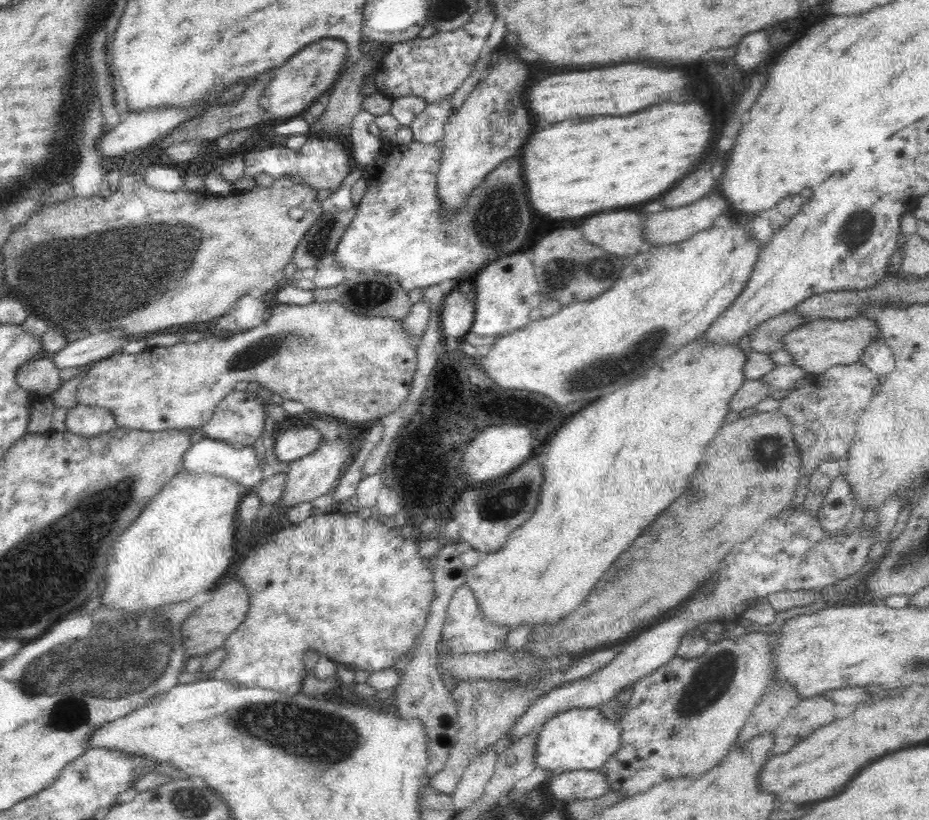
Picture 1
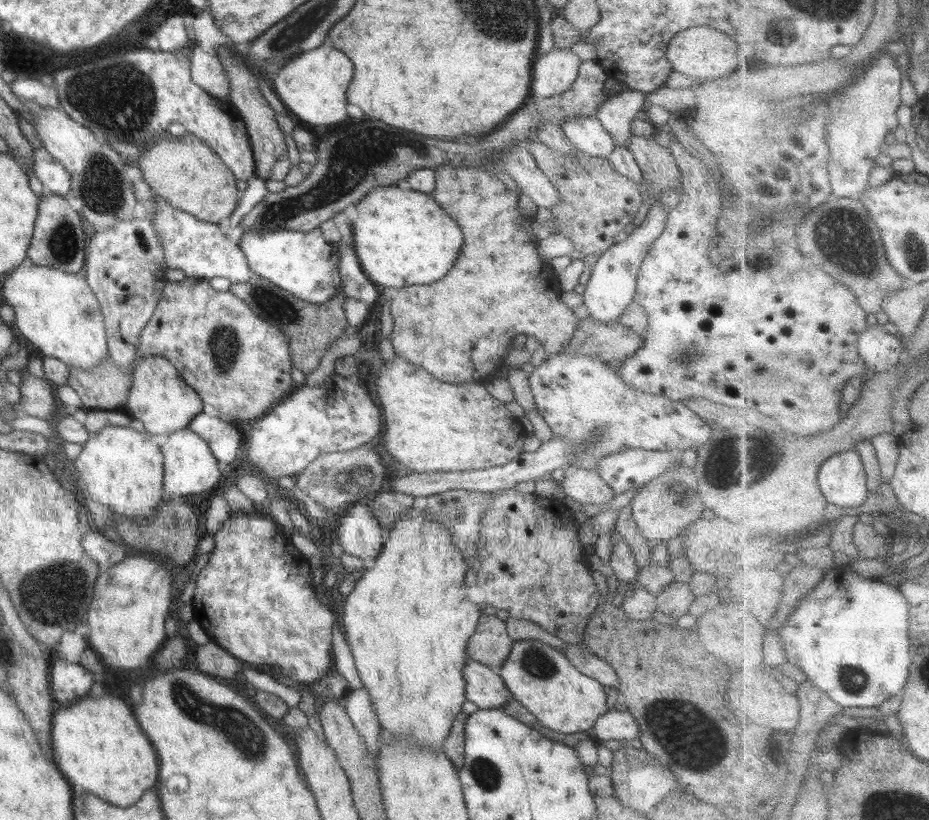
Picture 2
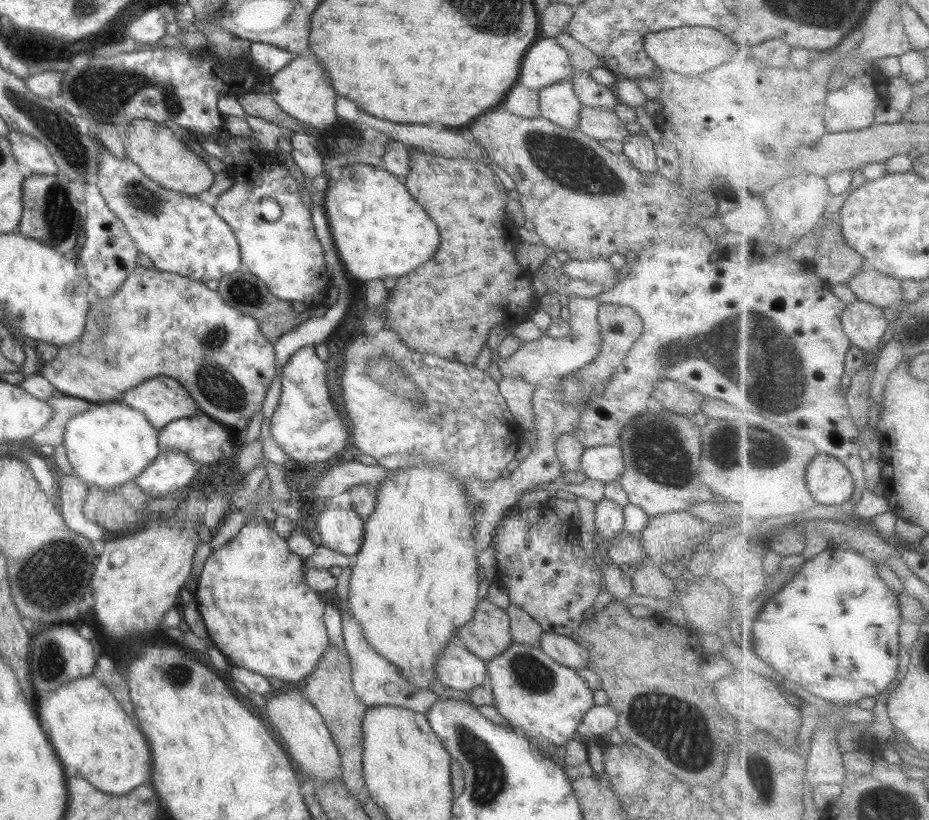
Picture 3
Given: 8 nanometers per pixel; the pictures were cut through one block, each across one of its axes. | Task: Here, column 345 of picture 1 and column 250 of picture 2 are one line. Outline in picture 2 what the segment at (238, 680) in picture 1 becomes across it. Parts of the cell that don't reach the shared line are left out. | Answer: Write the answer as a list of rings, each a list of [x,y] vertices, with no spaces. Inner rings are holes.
[[[234,512],[220,530],[214,533],[215,548],[209,554],[208,564],[196,580],[196,590],[192,598],[194,620],[209,634],[211,640],[246,665],[261,669],[278,667],[284,676],[295,683],[309,685],[328,675],[333,666],[332,630],[336,616],[326,604],[314,594],[311,564],[295,548],[289,537],[284,535],[282,526],[272,521],[268,513]]]

